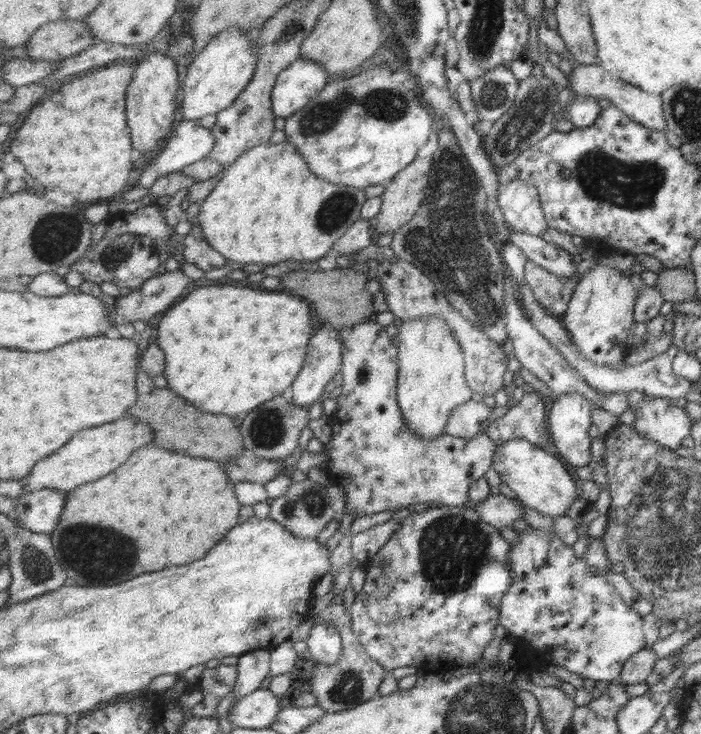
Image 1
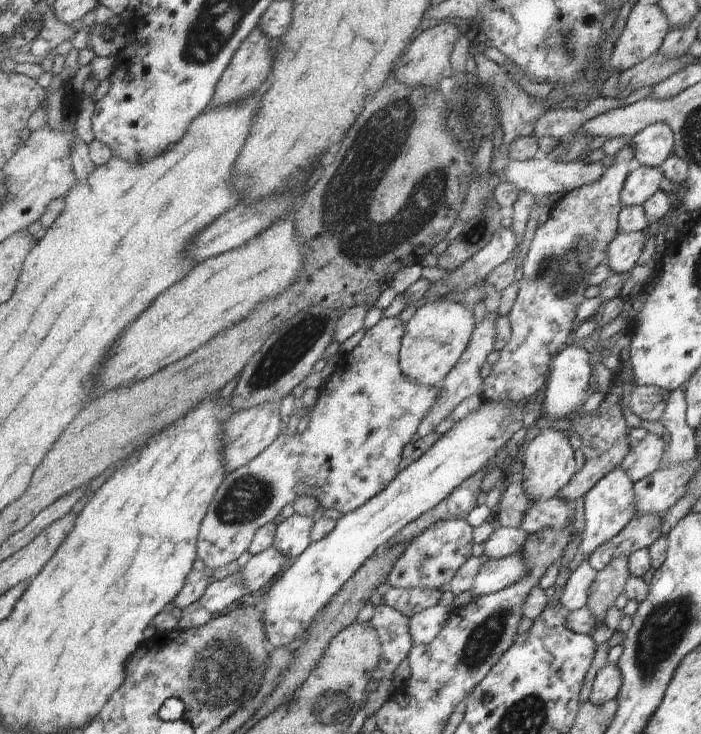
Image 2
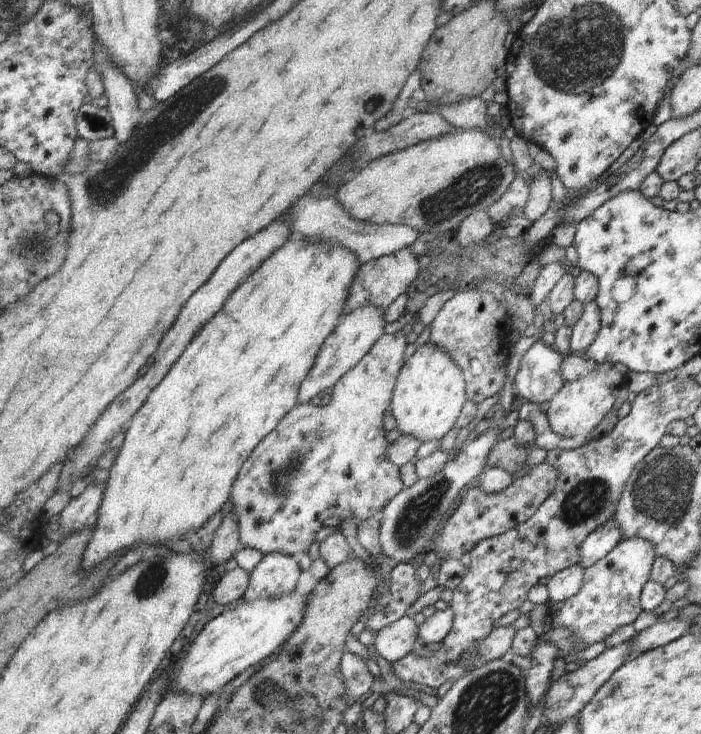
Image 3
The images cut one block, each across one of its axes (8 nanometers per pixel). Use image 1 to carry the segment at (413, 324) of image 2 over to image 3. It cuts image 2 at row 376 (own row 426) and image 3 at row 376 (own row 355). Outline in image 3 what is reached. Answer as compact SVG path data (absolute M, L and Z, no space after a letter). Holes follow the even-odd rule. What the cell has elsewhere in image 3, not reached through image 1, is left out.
M429 341L417 348L399 374L390 411L401 434L413 436L421 443L440 441L455 429L468 400L462 368Z

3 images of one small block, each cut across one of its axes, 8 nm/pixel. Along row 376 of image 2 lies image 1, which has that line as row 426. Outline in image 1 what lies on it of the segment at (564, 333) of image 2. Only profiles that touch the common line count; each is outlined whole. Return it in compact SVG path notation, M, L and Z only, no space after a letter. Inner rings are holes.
M532 392L525 394L517 404L511 404L504 415L491 421L485 432L499 445L512 438L520 438L543 450L543 444L549 444L547 431L545 404Z

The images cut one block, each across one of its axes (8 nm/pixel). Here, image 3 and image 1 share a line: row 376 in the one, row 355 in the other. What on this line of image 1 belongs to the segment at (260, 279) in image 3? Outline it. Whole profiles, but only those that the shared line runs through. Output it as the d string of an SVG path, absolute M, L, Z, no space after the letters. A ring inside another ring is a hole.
M207 286L191 292L182 301L172 306L158 323L158 335L156 345L163 348L167 354L166 373L164 378L168 380L168 388L177 395L185 397L193 406L215 414L226 414L227 416L242 418L252 410L261 406L264 402L270 401L279 395L285 395L291 386L295 384L299 372L305 364L305 354L307 354L307 344L309 338L316 332L317 326L311 318L310 303L289 292L287 294L273 294L265 290L251 290L251 288L235 288L235 286Z

